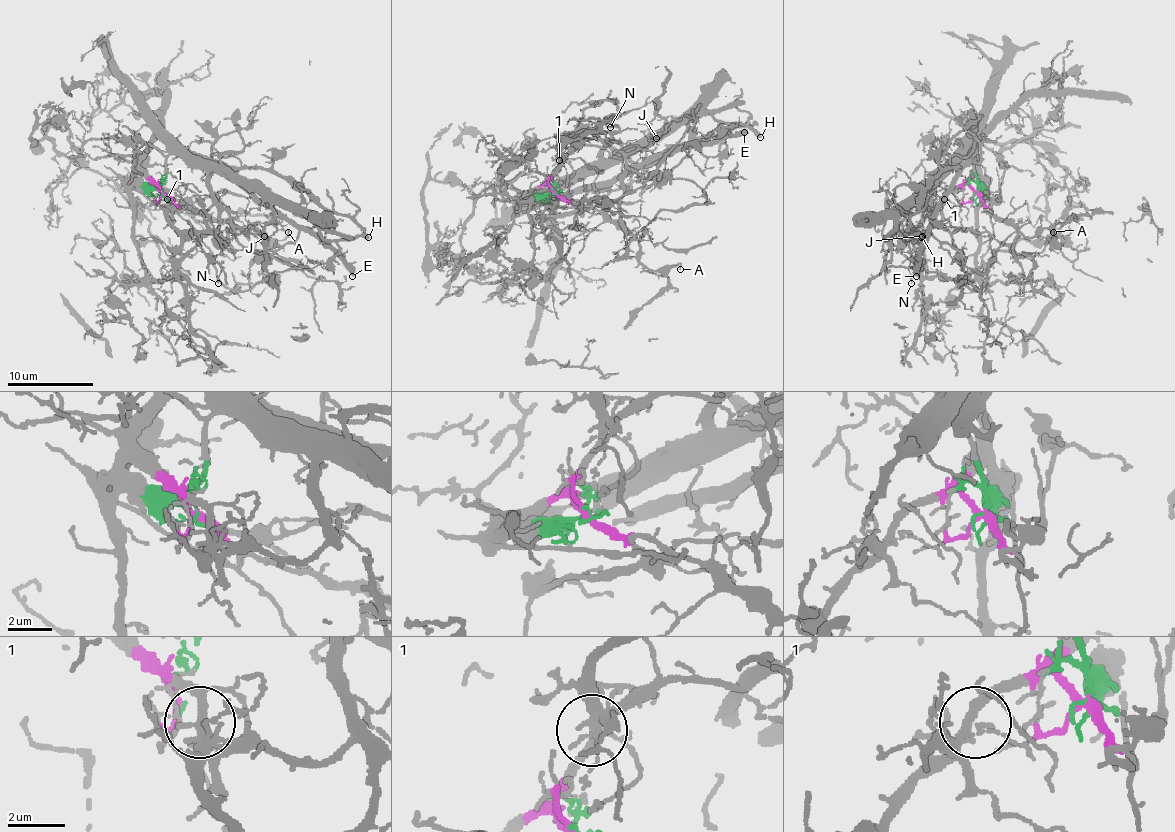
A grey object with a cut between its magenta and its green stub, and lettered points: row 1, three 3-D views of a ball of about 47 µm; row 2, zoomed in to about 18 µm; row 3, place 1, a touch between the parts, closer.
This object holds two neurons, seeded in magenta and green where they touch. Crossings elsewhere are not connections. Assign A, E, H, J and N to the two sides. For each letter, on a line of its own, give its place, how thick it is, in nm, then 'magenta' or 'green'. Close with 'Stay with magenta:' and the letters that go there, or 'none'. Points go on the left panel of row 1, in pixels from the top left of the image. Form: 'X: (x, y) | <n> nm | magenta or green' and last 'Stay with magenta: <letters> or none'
A: (288, 232) | 130 nm | magenta
E: (352, 276) | 480 nm | magenta
H: (368, 237) | 400 nm | green
J: (264, 236) | 120 nm | green
N: (218, 283) | 130 nm | magenta
Stay with magenta: A, E, N

